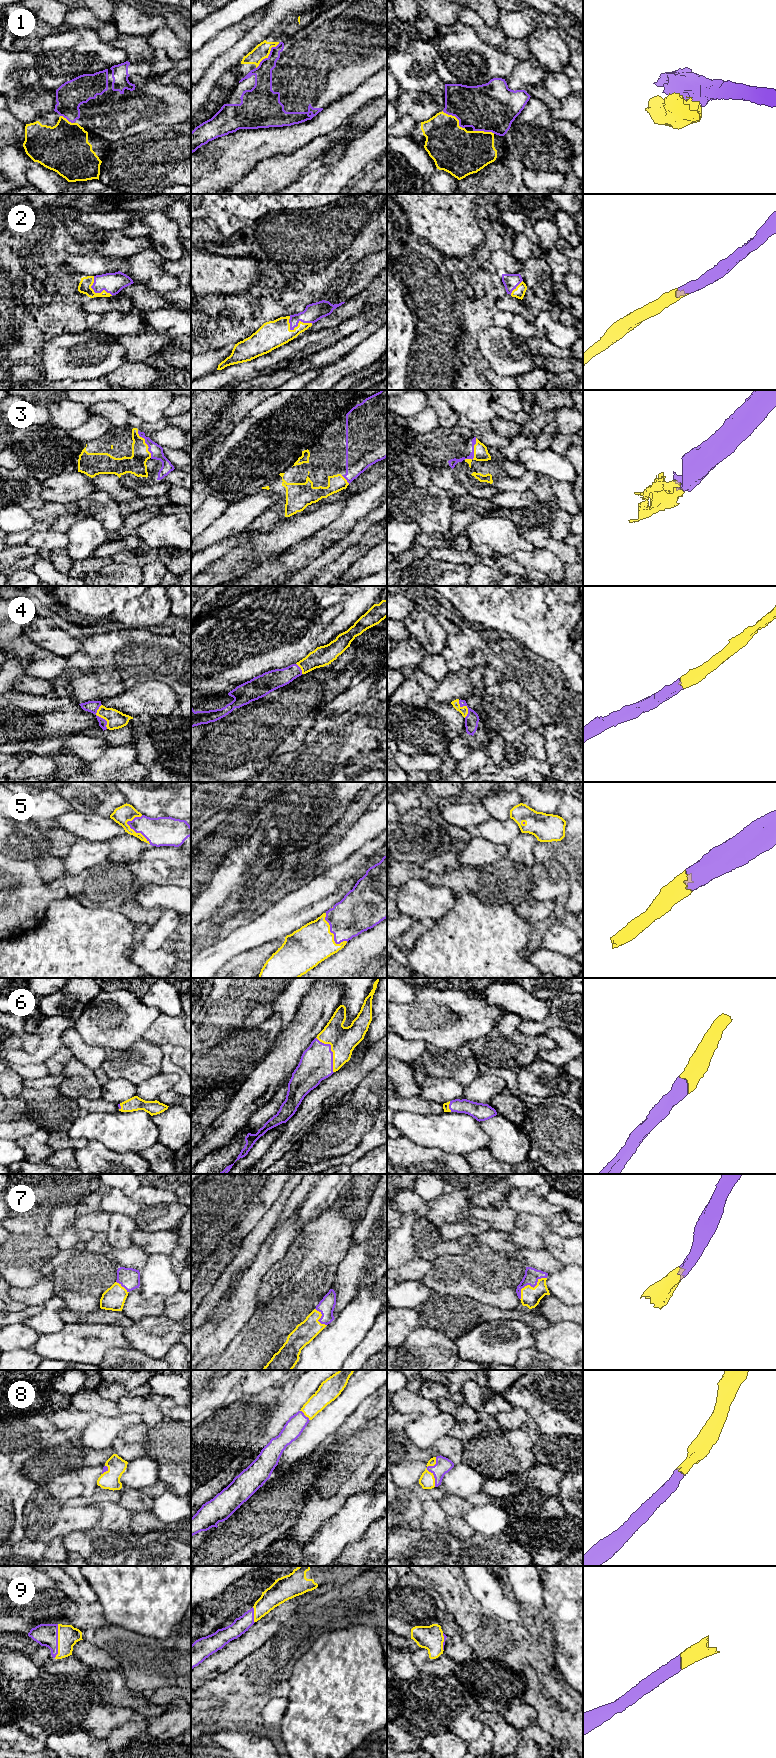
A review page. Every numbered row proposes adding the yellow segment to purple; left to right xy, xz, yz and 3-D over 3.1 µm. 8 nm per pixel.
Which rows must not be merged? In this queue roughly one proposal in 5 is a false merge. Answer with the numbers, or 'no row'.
1

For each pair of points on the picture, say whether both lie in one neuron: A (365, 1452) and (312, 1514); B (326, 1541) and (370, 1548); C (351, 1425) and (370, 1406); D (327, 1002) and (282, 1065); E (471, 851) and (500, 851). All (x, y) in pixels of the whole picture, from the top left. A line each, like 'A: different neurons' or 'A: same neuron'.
A: same neuron
B: different neurons
C: same neuron
D: same neuron
E: same neuron

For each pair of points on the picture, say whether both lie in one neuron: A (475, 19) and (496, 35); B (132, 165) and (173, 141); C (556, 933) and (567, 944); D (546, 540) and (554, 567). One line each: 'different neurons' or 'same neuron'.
A: same neuron
B: same neuron
C: same neuron
D: different neurons

